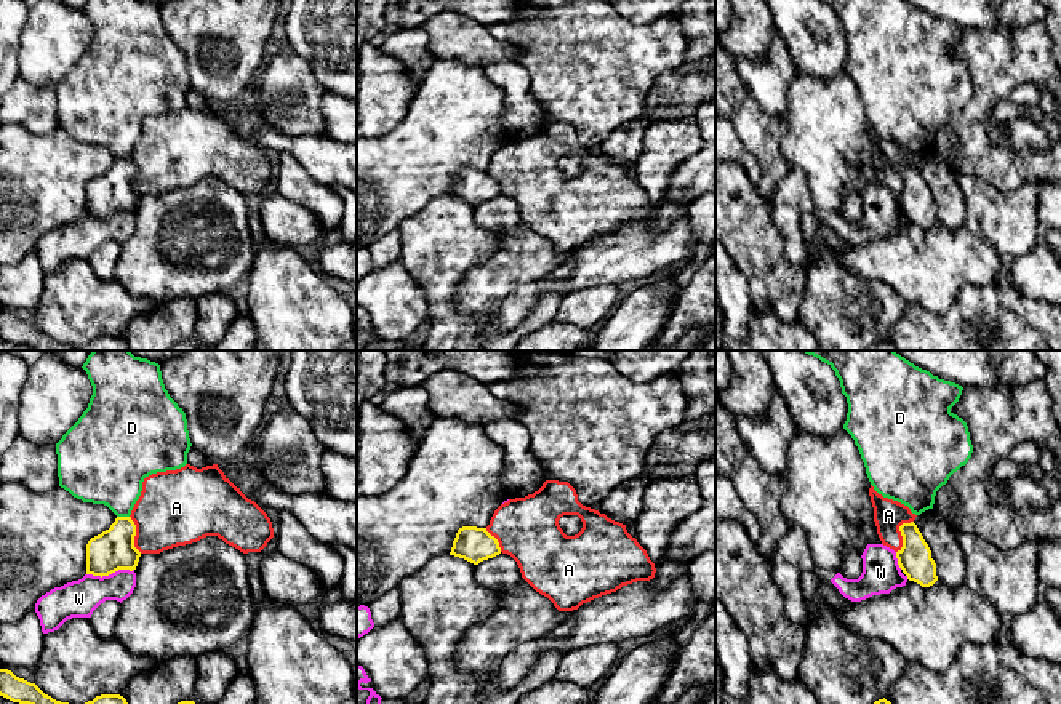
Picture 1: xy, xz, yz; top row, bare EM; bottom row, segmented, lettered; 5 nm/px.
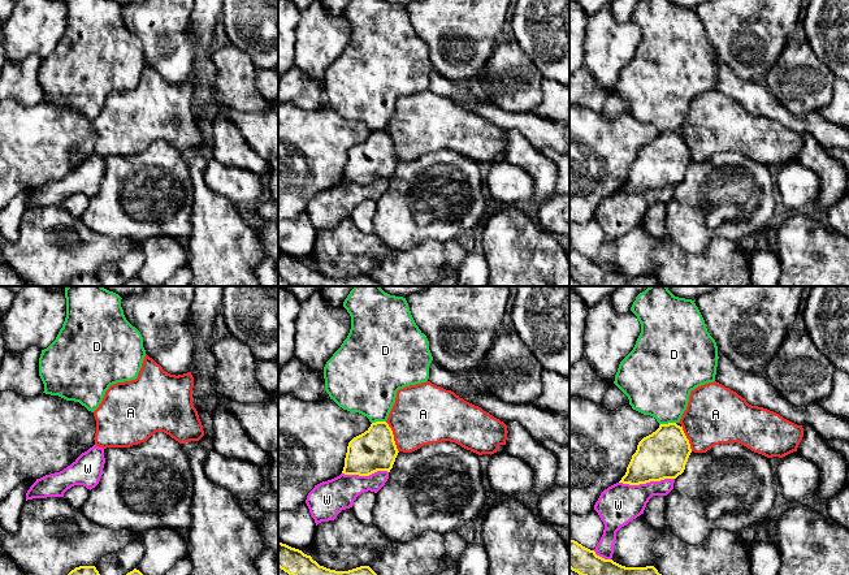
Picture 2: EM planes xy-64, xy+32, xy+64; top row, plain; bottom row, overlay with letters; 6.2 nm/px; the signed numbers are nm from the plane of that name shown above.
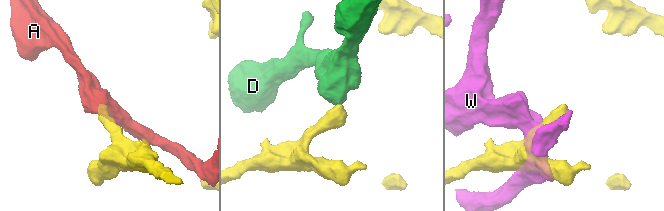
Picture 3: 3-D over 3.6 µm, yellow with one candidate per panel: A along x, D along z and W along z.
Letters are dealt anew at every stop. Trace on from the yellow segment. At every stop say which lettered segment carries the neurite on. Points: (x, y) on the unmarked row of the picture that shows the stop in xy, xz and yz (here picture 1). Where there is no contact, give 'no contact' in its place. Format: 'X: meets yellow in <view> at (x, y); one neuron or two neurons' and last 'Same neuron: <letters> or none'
A: meets yellow in yz at (901, 175); two neurons
D: meets yellow in xy at (124, 159); two neurons
W: meets yellow in xy at (109, 215); two neurons
Same neuron: none

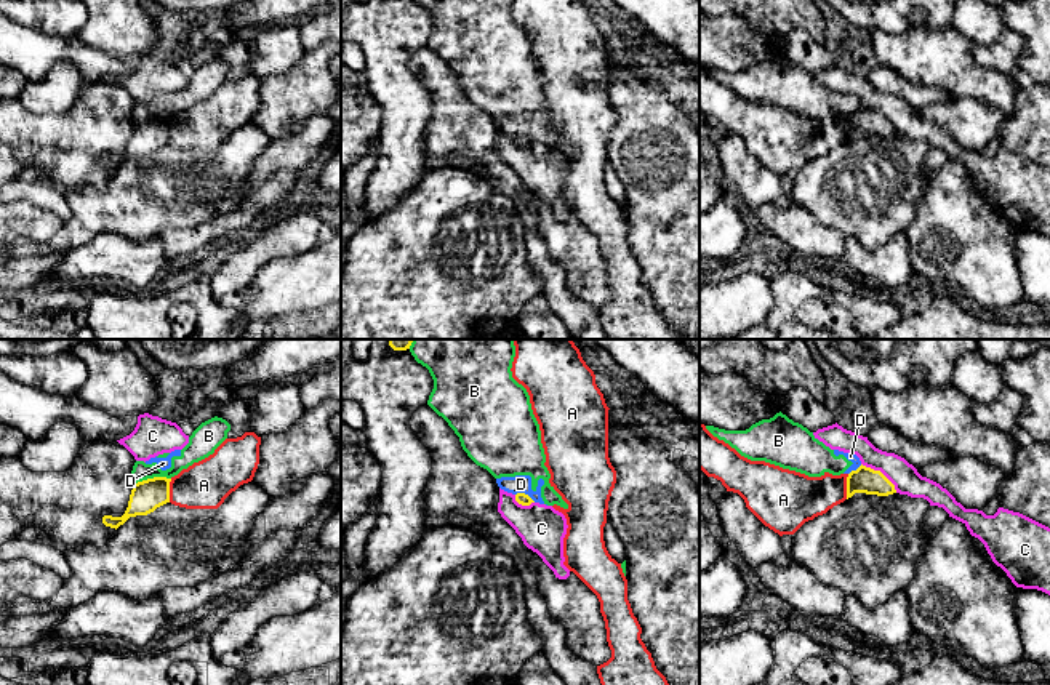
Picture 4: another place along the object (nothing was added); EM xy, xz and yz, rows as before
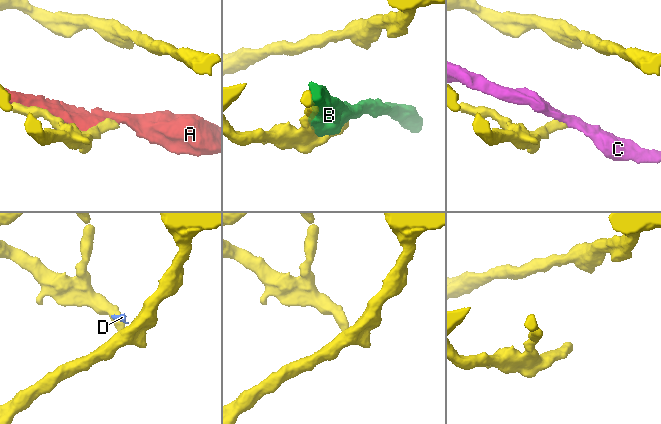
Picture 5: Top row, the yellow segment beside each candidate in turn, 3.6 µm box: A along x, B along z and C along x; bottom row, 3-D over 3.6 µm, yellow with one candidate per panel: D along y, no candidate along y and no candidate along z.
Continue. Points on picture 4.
A: meets yellow in yz at (847, 128); two neurons
B: meets yellow in xy at (154, 119); two neurons
C: meets yellow in yz at (881, 114); two neurons
D: meets yellow in xz at (524, 135); two neurons
Same neuron: none

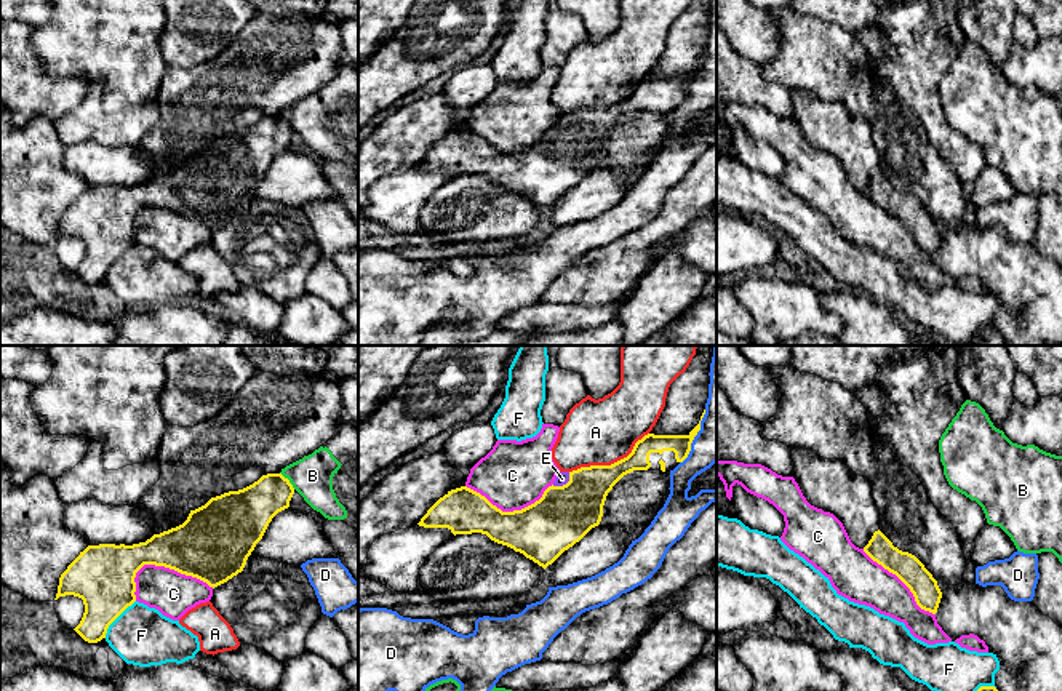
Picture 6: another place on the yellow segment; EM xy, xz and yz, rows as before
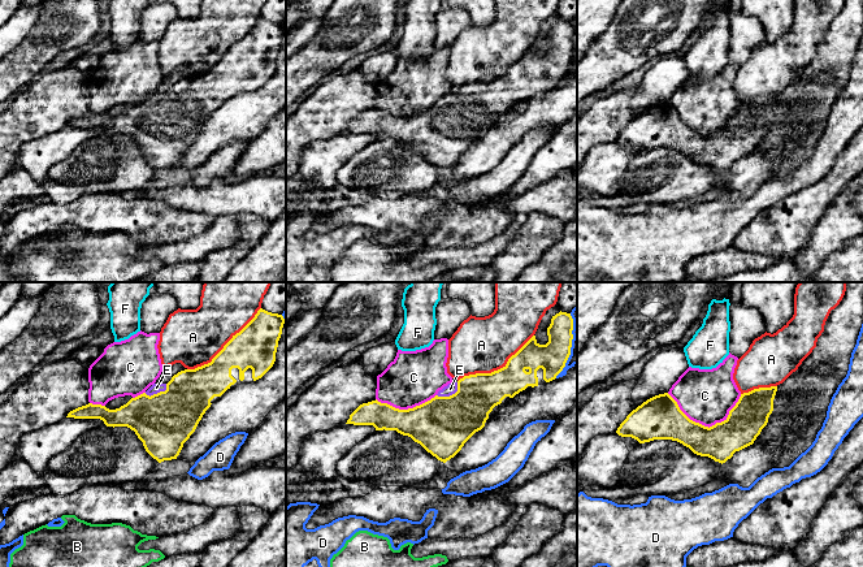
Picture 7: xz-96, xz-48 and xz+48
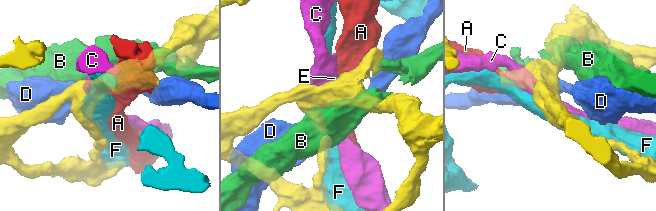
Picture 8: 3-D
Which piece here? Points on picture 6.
A: meets yellow in xz at (611, 106); two neurons
B: meets yellow in xy at (288, 122); two neurons
C: meets yellow in xy at (173, 210); two neurons
D: meets yellow in xz at (694, 77); two neurons
E: meets yellow in xz at (563, 127); one neuron
F: meets yellow in xy at (115, 259); two neurons
Same neuron: E

